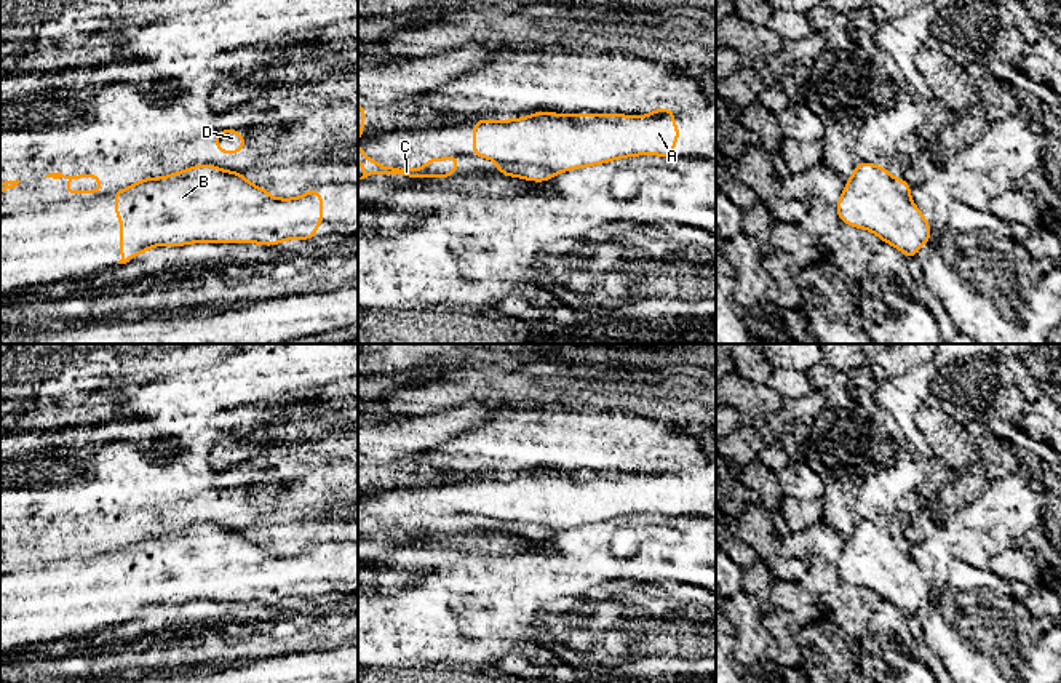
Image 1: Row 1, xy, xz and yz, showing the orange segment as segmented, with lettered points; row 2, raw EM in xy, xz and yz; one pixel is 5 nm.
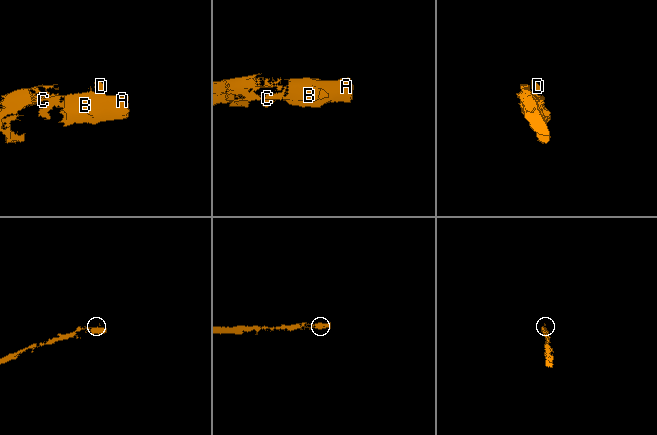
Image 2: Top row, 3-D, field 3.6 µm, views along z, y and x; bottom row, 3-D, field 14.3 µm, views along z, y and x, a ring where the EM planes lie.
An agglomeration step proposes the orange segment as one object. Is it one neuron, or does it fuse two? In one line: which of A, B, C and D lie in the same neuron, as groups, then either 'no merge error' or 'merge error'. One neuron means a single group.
A B C D | no merge error

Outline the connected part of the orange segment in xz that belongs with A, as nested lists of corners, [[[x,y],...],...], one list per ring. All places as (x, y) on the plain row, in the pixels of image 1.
[[[658,465],[642,475],[626,472],[569,472],[534,470],[524,477],[473,480],[473,515],[495,520],[499,533],[543,541],[558,531],[604,523],[636,513],[674,517],[674,501],[681,496],[674,483],[674,469]]]

